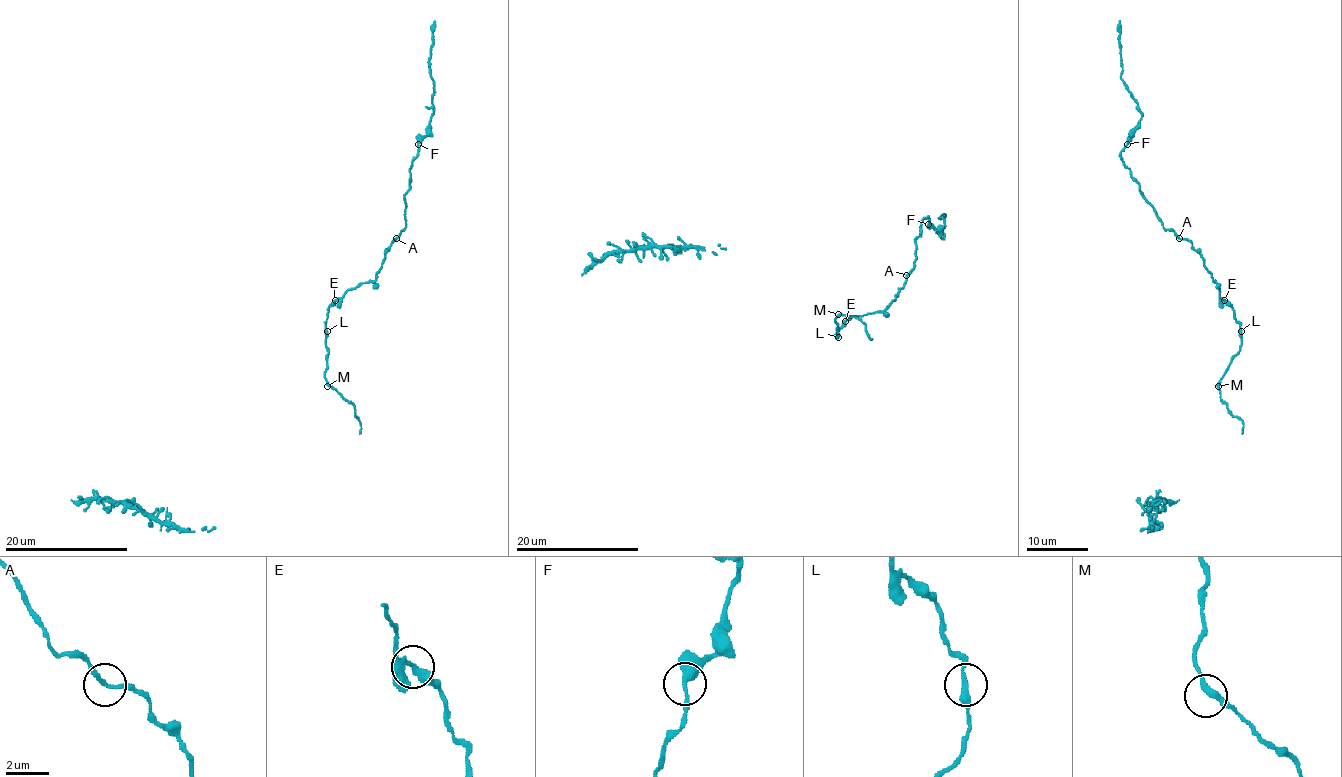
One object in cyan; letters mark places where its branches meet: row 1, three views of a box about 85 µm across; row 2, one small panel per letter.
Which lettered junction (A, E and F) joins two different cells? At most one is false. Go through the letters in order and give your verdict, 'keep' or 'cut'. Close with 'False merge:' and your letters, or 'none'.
A: keep
E: keep
F: keep
False merge: none

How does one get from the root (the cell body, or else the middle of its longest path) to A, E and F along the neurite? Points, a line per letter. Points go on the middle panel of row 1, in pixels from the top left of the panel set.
A: (836, 336), (838, 329), (852, 316), (882, 313), (904, 286), (907, 276)
E: (836, 336), (846, 320)
F: (836, 336), (852, 316), (882, 313), (895, 299), (913, 270), (921, 222), (928, 217), (928, 224)

